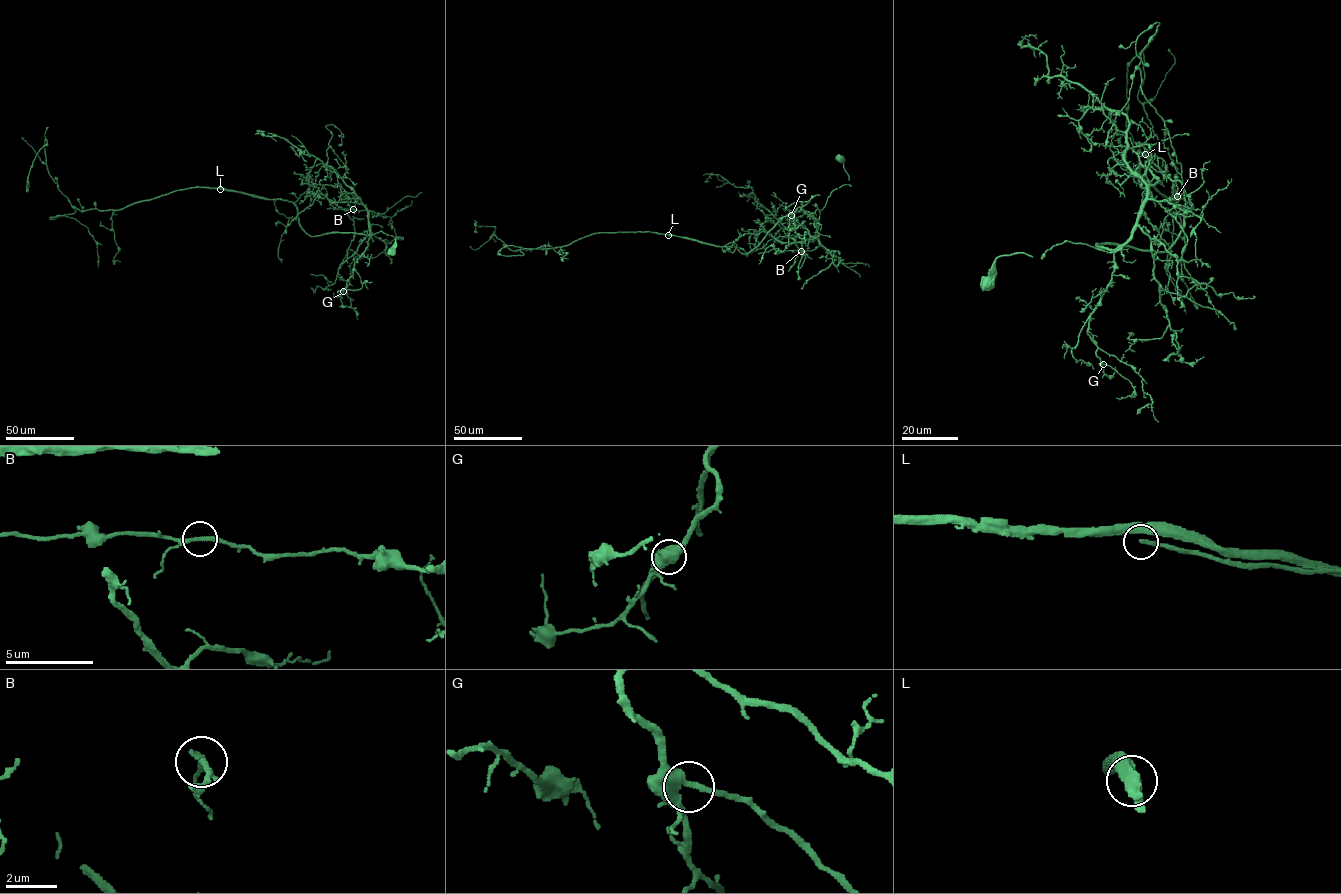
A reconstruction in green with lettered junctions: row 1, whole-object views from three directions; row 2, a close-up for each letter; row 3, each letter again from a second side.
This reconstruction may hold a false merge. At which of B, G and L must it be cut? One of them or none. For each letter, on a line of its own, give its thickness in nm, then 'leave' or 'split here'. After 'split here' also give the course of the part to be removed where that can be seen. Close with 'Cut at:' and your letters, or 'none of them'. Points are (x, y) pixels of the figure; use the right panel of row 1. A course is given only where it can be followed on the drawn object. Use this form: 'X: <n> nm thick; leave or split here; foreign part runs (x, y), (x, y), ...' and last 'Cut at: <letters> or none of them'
B: 240 nm thick; leave
G: 360 nm thick; leave
L: 240 nm thick; split here; foreign part runs (1145, 154), (1166, 174)
Cut at: L

